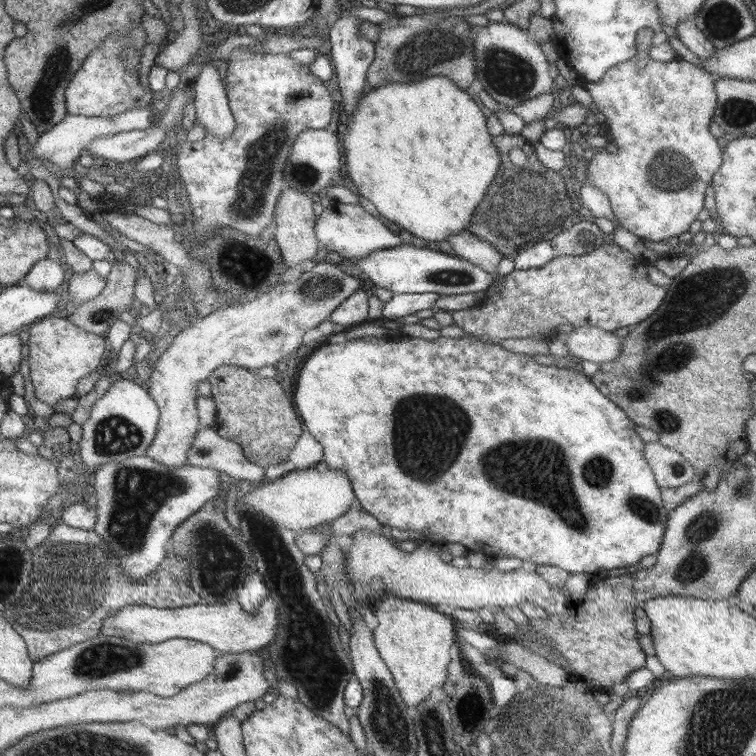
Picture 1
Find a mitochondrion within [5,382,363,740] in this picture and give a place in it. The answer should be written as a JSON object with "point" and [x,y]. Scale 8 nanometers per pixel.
{"point":[65,568]}

